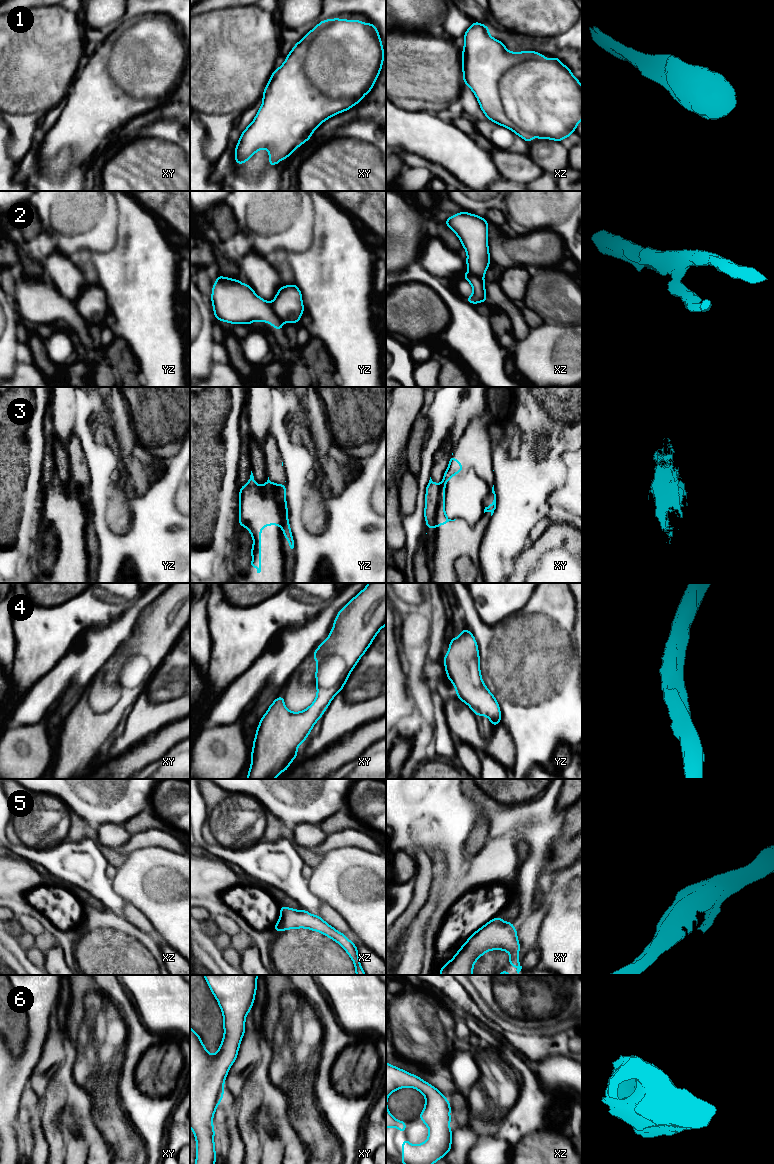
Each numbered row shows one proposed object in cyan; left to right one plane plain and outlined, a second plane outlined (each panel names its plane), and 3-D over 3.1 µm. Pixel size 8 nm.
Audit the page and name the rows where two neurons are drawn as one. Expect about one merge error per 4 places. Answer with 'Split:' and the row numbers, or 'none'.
Split: 2, 3

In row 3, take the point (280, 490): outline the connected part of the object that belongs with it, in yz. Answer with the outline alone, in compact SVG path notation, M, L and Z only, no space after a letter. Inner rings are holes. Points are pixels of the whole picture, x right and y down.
M272 483L272 485L273 485L273 488L274 488L275 494L277 495L279 500L285 504L284 520L283 520L281 529L283 530L283 534L284 534L285 538L289 542L289 550L294 551L295 550L295 543L294 543L294 540L293 540L293 536L292 536L292 533L291 533L291 528L290 528L289 521L288 521L288 512L289 511L287 509L285 483L281 484L281 485Z

